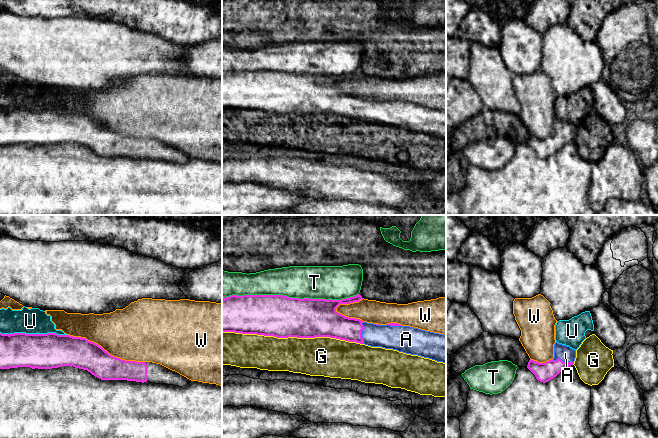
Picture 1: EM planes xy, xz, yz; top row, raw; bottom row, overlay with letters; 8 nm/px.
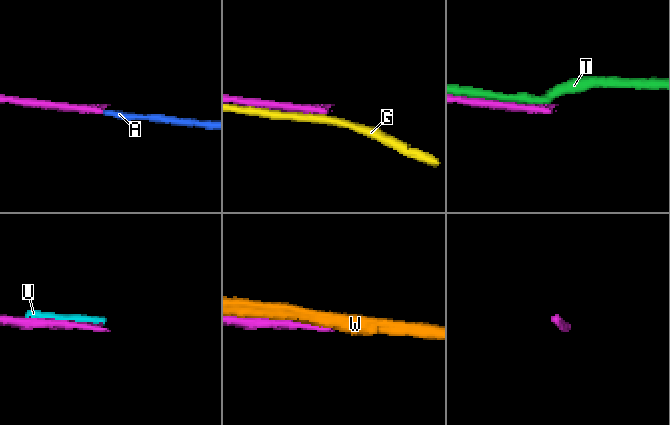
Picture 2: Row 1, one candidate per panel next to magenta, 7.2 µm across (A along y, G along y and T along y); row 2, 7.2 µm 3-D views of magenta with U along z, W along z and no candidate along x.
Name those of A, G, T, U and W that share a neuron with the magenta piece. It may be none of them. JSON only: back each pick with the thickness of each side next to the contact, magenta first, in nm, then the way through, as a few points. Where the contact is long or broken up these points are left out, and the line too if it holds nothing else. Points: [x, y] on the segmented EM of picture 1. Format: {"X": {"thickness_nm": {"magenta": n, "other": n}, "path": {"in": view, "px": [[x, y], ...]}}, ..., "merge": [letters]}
{"A": {"thickness_nm": {"magenta": 220, "other": 190}, "path": {"in": "xz", "px": [[332, 324], [361, 333], [389, 337]]}}, "merge": ["A"]}

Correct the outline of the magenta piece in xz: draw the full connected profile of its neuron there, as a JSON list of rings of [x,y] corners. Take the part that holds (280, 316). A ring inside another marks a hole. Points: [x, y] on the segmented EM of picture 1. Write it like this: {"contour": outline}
{"contour": [[[360,294],[341,300],[232,295],[222,299],[222,332],[277,338],[330,337],[446,363],[444,334],[397,323],[367,323],[336,311],[340,304],[362,299]]]}

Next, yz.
{"contour": [[[556,342],[554,344],[553,359],[545,363],[530,359],[527,368],[535,375],[538,381],[546,383],[556,377],[562,370],[573,365],[575,358],[576,350]]]}

